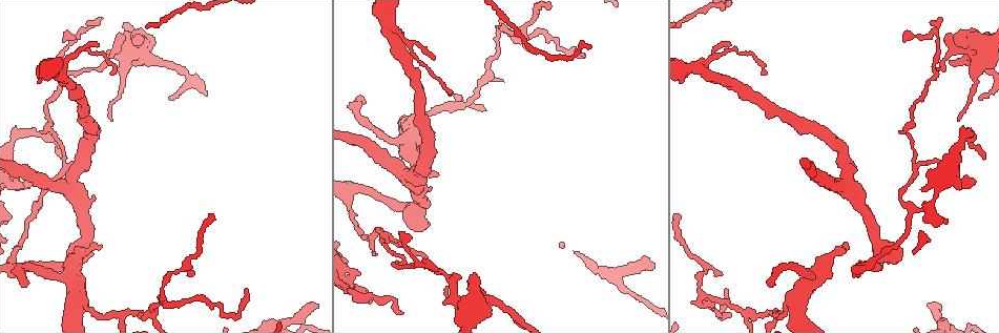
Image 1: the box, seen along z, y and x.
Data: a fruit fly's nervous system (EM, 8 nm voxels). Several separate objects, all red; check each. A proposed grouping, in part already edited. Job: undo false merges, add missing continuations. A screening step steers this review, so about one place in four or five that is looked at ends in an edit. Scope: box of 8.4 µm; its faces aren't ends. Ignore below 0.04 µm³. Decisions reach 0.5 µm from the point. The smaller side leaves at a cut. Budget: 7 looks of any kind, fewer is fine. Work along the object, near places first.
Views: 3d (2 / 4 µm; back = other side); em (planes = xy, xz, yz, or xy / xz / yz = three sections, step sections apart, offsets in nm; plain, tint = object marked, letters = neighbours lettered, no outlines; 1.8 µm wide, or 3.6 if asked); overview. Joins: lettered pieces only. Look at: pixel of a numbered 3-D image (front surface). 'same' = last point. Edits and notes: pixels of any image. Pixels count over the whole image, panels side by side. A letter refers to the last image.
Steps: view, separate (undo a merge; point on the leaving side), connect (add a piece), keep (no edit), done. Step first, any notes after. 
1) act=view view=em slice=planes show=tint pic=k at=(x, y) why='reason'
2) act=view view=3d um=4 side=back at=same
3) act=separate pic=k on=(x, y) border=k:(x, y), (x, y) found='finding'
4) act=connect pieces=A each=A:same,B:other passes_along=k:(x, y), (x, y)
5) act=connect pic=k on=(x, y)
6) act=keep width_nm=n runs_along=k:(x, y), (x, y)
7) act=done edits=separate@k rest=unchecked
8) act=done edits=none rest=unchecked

act=view view=em um=3.6 slice=xy step=8 show=tint pic=1 at=(461, 299) why='sudden change in width'

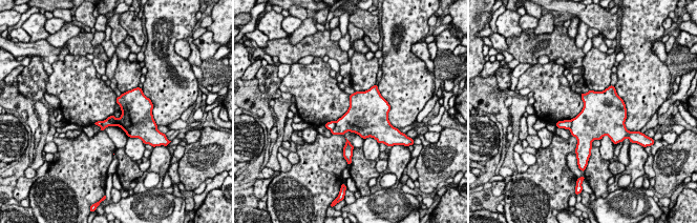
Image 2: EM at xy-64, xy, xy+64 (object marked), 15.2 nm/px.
act=view view=em um=3.6 slice=planes show=letters at=same

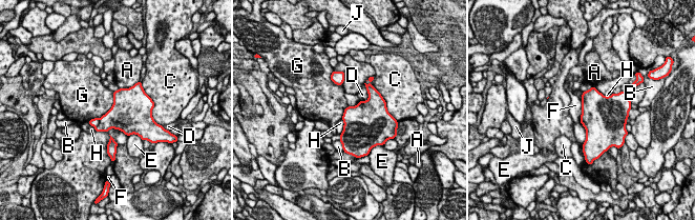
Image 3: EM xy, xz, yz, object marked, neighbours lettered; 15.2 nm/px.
act=separate pic=3 on=(114, 118) width_nm=380 each=A:other,B:other,C:other,D:other,E:other,F:other,G:other,H:other,J:other border=3:(100, 119), (100, 122), (95, 127) found='two neurons meet here'

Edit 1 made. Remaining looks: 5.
act=view view=em slice=planes show=letters pic=1 at=(771, 287)

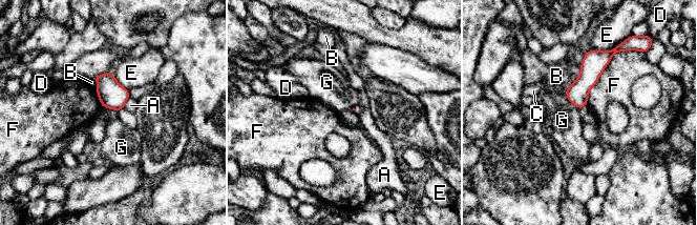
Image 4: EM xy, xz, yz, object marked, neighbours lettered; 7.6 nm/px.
act=keep each=A:other,B:other,C:other,D:other,E:other,F:other,G:other border=4:(564, 93), (567, 99), (578, 109) found='none of them fits'

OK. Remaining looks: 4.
act=view view=3d um=2 pic=1 at=(454, 108) why='a fork'

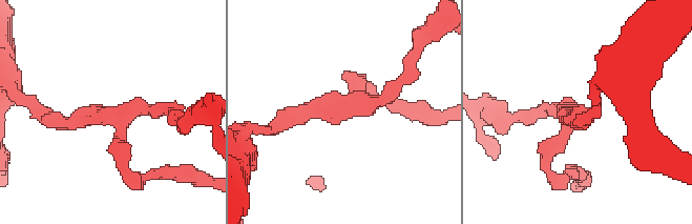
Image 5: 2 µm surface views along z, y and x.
act=view view=em slice=xy step=8 show=tint pic=5 at=(116, 116) why='shape alone is not enough'

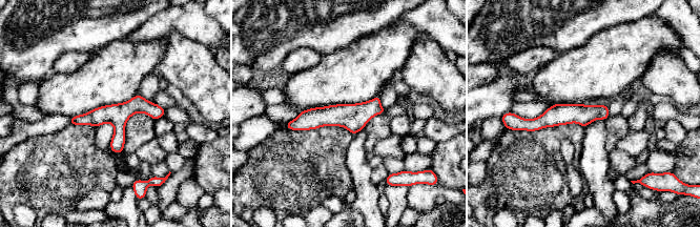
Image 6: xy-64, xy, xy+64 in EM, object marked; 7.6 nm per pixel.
act=view view=em slice=xy step=8 show=letters at=same

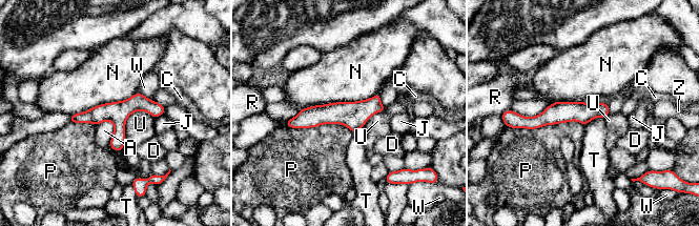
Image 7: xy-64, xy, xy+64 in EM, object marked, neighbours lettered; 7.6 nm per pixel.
act=keep each=A:other,C:other,D:other,J:other,N:other,P:other,R:other,T:other,U:other,W:other,Z:other found='one neuron here'

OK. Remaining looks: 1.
act=done edits=separate@3 rest=unchecked

